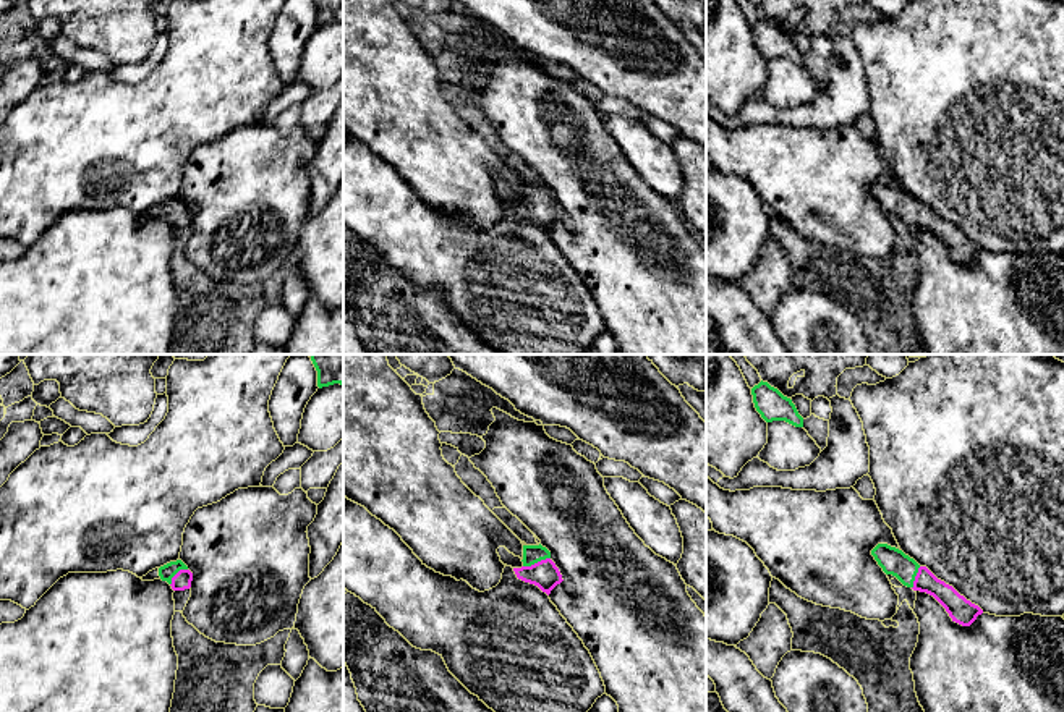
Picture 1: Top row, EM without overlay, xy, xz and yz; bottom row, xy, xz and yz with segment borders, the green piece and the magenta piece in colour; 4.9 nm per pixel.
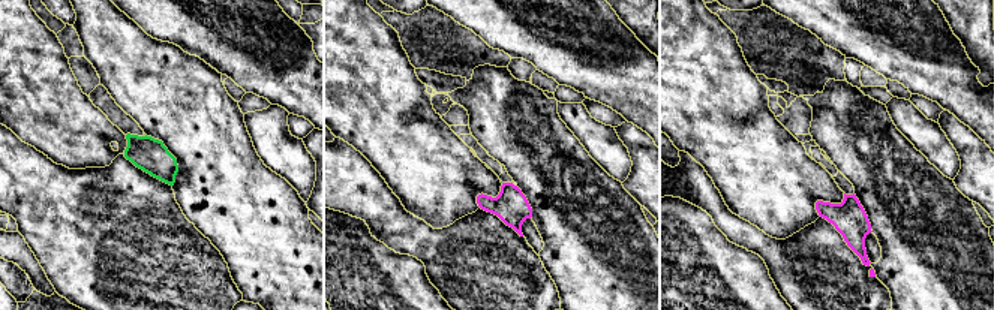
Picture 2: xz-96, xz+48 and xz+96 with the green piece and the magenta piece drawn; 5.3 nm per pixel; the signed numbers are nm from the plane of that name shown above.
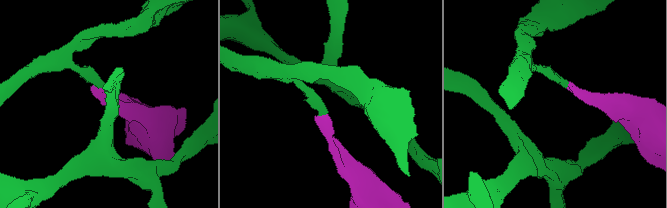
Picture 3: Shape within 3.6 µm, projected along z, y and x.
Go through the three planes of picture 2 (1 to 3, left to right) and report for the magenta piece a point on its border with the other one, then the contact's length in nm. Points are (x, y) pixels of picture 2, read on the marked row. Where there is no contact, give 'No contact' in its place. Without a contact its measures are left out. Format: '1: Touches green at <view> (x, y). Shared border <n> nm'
1: No contact
2: No contact
3: No contact

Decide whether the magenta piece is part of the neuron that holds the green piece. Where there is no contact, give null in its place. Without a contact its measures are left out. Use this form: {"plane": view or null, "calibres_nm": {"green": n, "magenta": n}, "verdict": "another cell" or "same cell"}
{"plane": "xz", "calibres_nm": {"green": 100, "magenta": 140}, "verdict": "same cell"}

